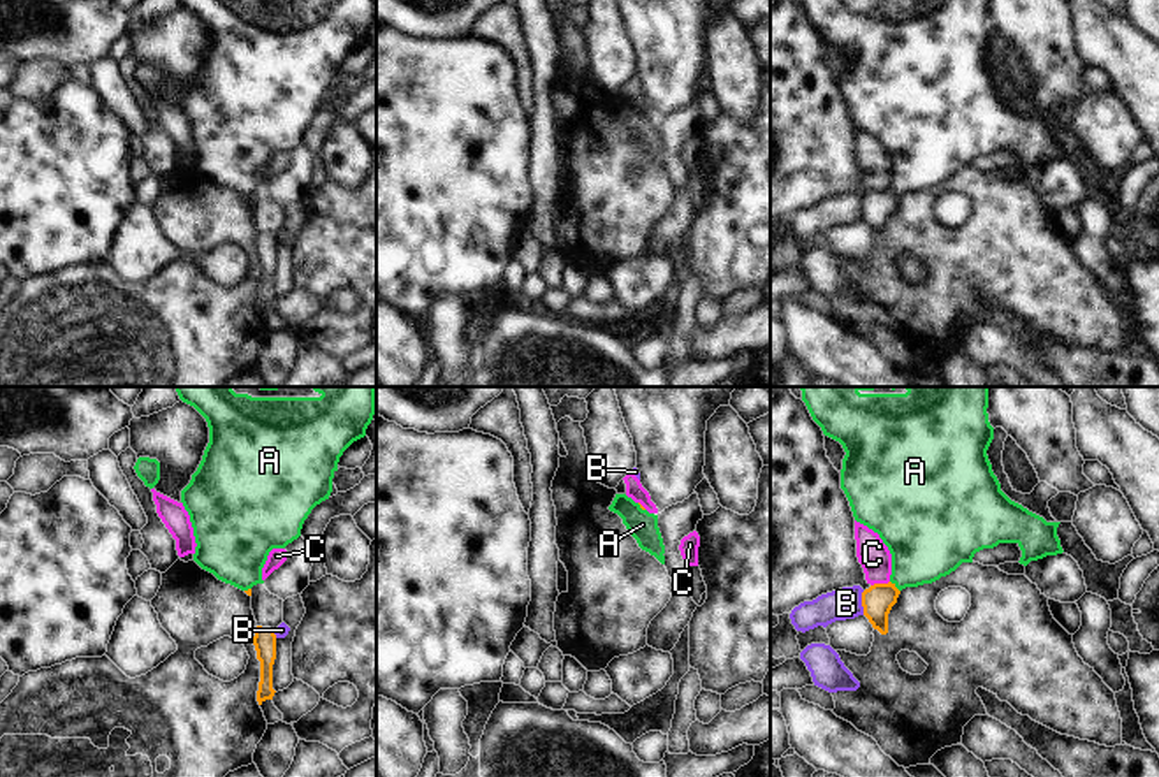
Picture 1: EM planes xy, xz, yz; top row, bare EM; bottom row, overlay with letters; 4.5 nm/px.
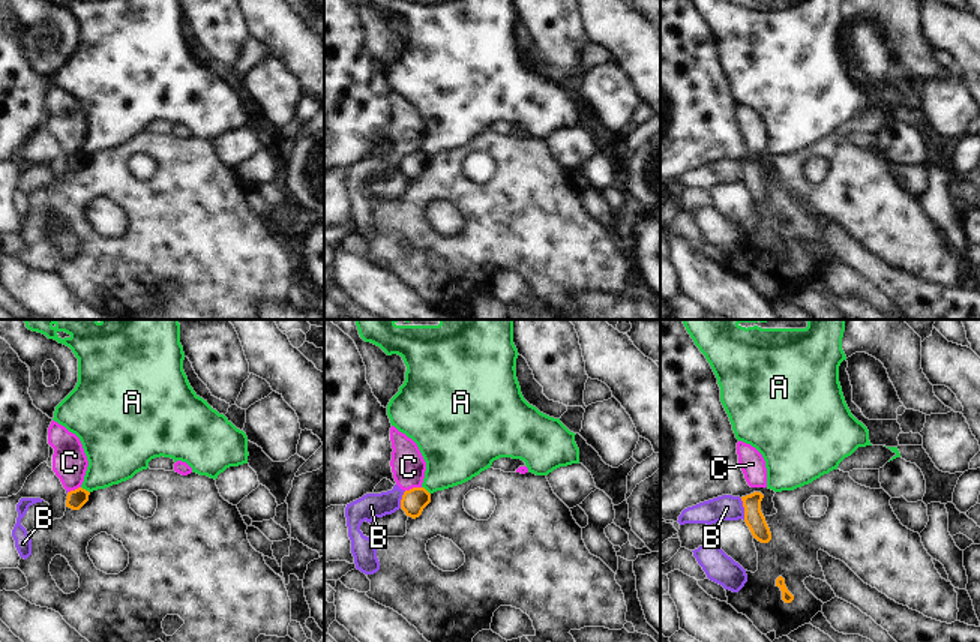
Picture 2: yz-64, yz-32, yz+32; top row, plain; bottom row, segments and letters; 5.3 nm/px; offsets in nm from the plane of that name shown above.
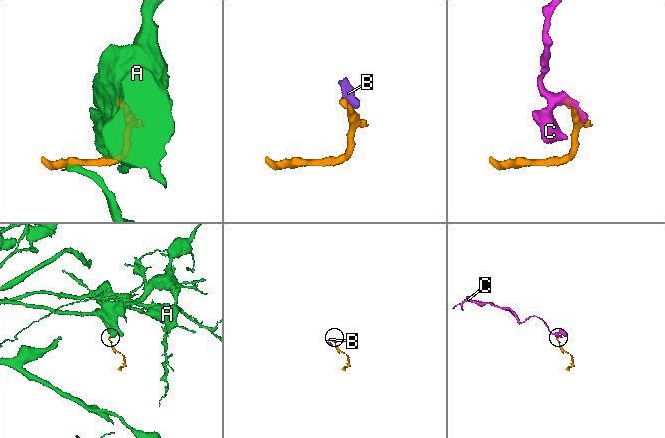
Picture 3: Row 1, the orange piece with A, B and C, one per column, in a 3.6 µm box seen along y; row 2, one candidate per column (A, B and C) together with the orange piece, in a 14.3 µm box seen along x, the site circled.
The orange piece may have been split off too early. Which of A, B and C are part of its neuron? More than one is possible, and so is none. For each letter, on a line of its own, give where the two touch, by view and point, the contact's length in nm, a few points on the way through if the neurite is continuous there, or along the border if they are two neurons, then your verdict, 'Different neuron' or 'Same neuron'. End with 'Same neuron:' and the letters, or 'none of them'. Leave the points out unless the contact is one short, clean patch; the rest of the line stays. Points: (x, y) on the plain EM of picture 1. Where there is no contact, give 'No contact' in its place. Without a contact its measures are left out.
A: Touches orange at yz (894, 192). Shared border 70 nm. Boundary: yz (890, 187), (899, 197). Different neuron
B: Touches orange at yz (862, 210). Shared border 110 nm. Boundary: yz (864, 197), (862, 220). Different neuron
C: Touches orange at yz (880, 190). Shared border 90 nm. Boundary: yz (889, 187), (871, 192). Different neuron
Same neuron: none of them

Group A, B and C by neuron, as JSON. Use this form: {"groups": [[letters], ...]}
{"groups": [["A"], ["B", "C"]]}

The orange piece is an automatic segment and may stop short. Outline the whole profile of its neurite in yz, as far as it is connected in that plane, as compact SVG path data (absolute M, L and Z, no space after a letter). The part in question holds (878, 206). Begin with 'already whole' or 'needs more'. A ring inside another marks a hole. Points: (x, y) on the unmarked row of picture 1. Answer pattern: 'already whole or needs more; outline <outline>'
already whole; outline M874 190L862 199L864 221L881 241L888 239L888 220L897 209L900 197L895 190Z

